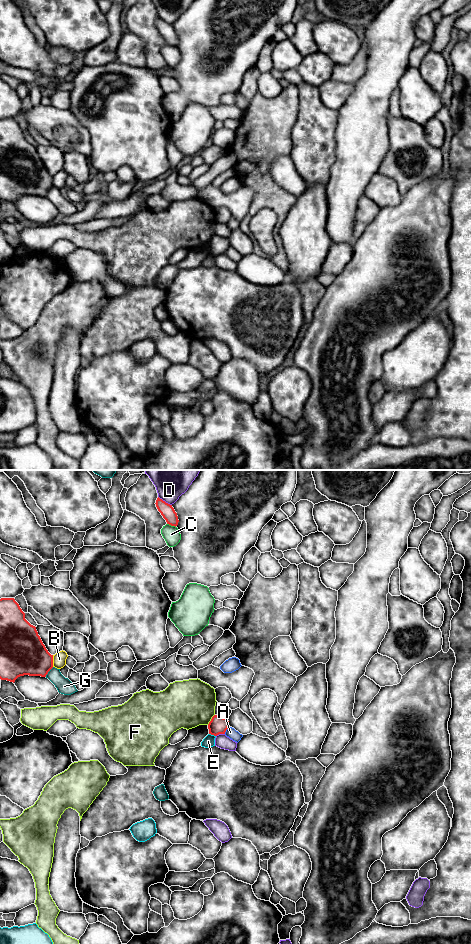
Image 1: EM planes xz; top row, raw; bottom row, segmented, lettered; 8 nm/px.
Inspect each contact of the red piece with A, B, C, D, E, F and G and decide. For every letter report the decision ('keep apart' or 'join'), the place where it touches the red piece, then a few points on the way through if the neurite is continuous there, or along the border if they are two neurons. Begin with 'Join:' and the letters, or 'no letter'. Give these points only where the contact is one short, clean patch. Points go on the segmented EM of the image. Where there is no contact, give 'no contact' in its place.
Join: no letter
A: keep apart | xz (226, 729)
B: keep apart | xz (52, 661)
C: keep apart | xz (171, 525)
D: keep apart | xz (164, 501)
E: keep apart | xz (212, 734) | along xz (209, 733), (215, 736)
F: keep apart | xz (211, 719)
G: keep apart | xz (48, 671)

